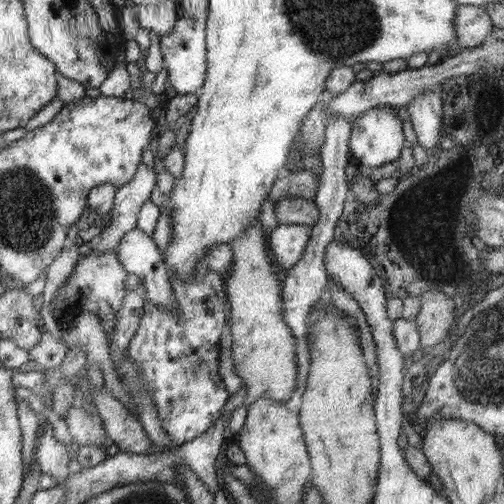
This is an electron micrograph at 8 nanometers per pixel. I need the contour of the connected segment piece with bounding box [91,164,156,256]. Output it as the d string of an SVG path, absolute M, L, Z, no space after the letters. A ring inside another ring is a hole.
M139 164L135 178L130 183L116 189L110 224L95 241L91 252L101 256L115 252L122 236L137 228L136 220L144 202L150 200L150 192L155 187L156 173L146 164Z

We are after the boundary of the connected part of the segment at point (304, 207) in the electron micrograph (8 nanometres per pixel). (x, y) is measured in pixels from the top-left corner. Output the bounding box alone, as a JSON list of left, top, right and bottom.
[274,196,320,228]

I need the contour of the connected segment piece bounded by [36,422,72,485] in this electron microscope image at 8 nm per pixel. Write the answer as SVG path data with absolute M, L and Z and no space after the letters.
M46 423L42 428L37 446L36 456L42 473L53 476L59 485L71 478L72 472L68 470L68 462L72 453L64 443L54 437L51 423Z

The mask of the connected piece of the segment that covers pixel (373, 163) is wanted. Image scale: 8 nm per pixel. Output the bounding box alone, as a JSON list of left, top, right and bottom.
[349,106,404,170]

